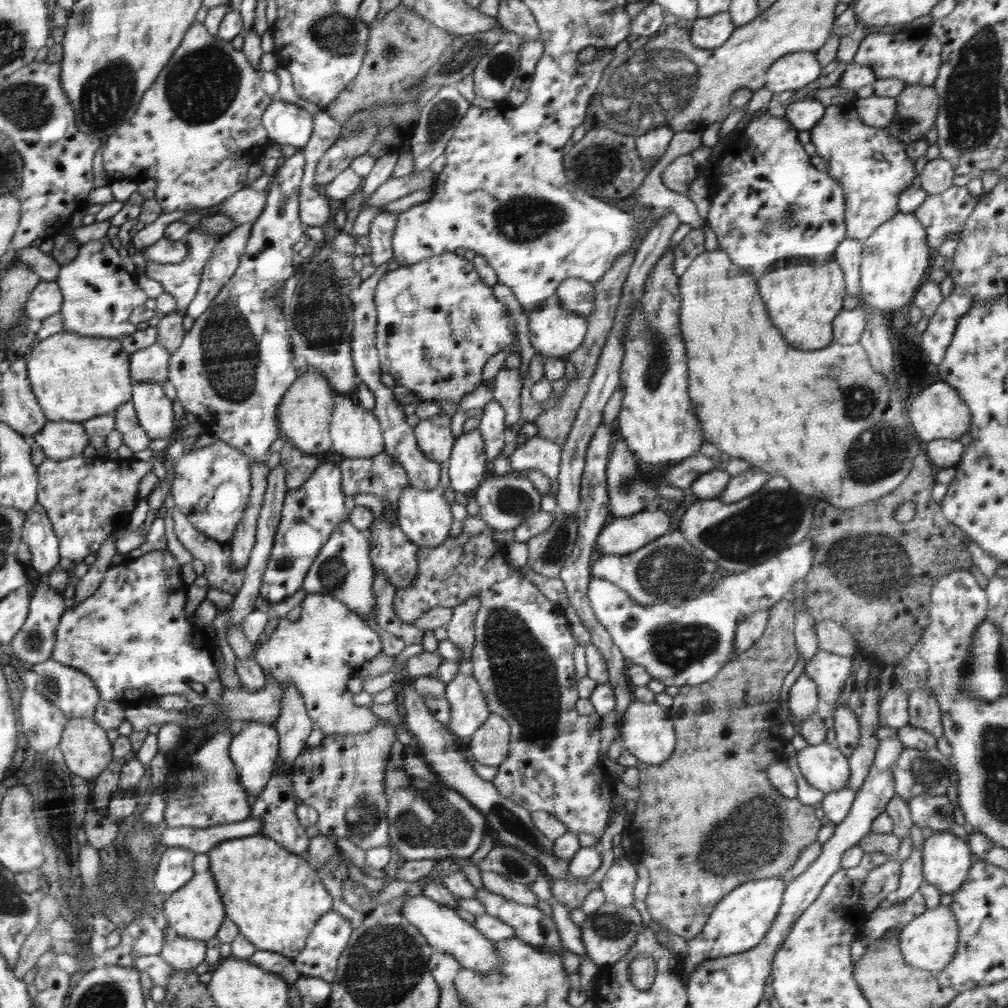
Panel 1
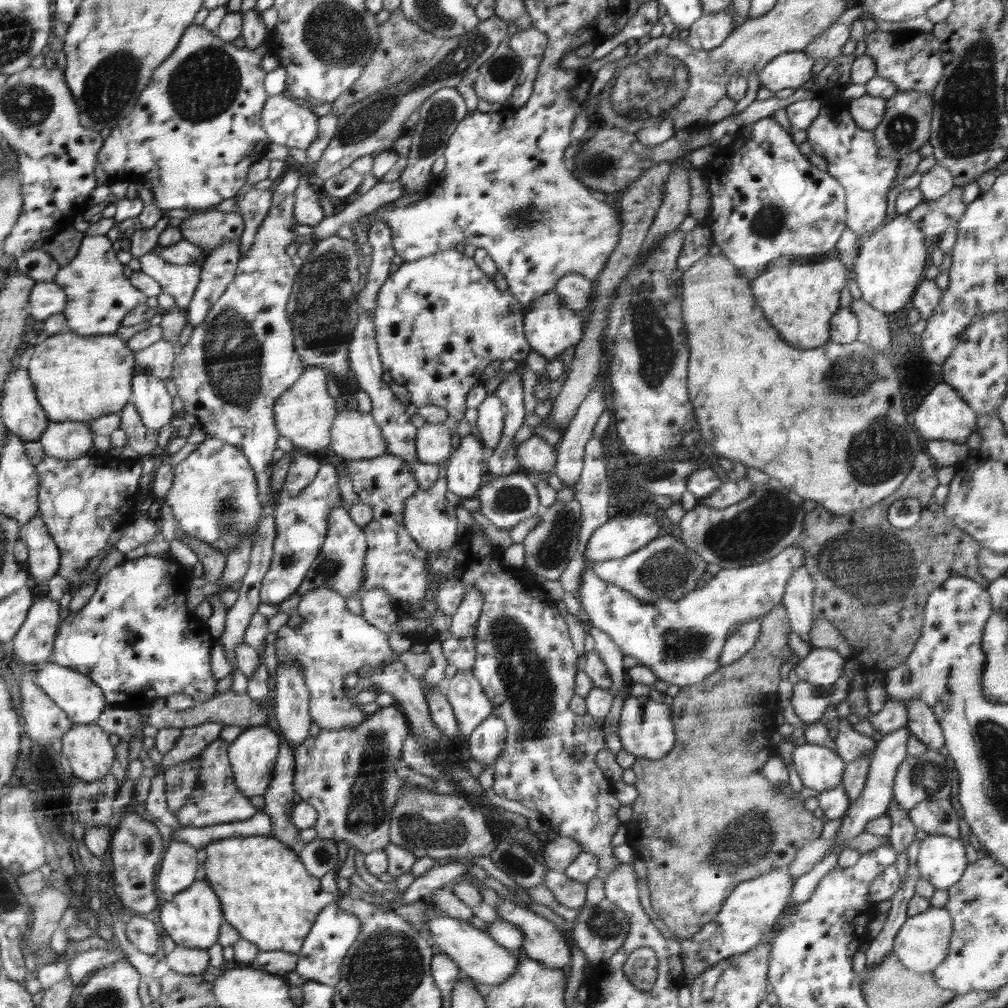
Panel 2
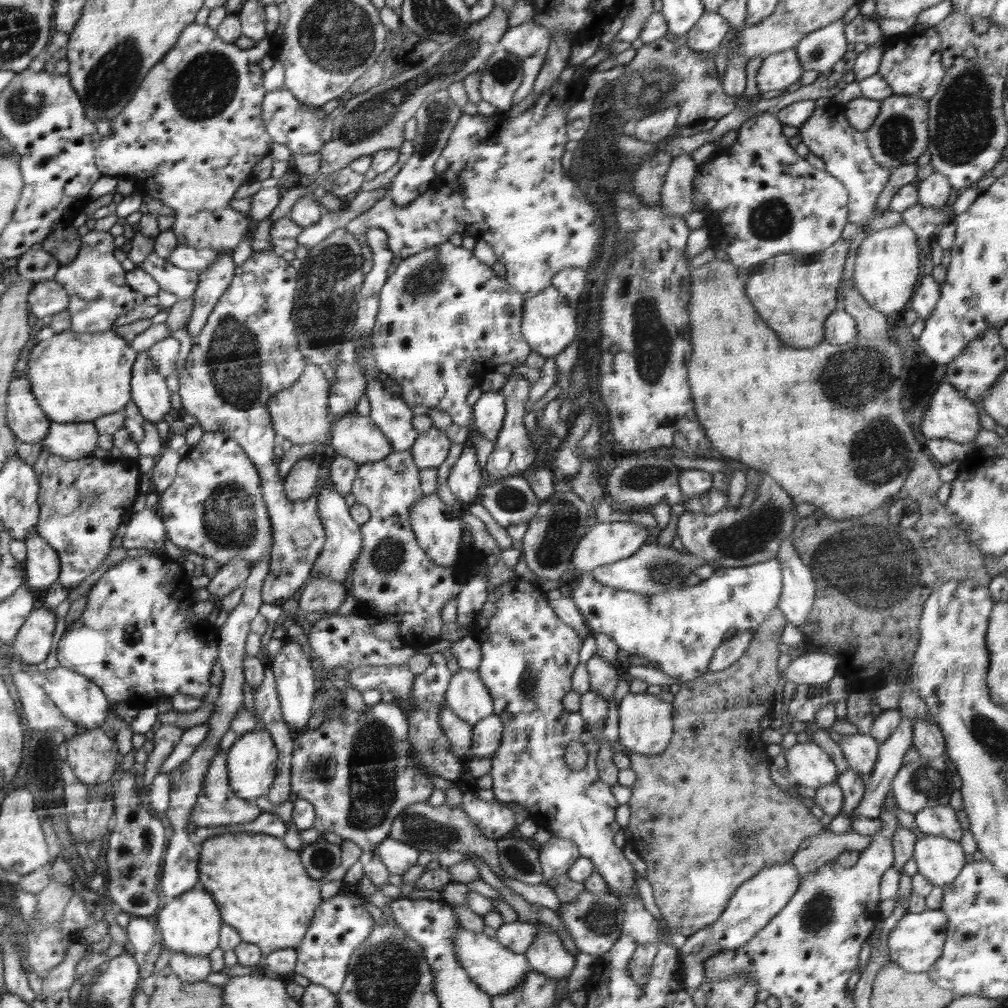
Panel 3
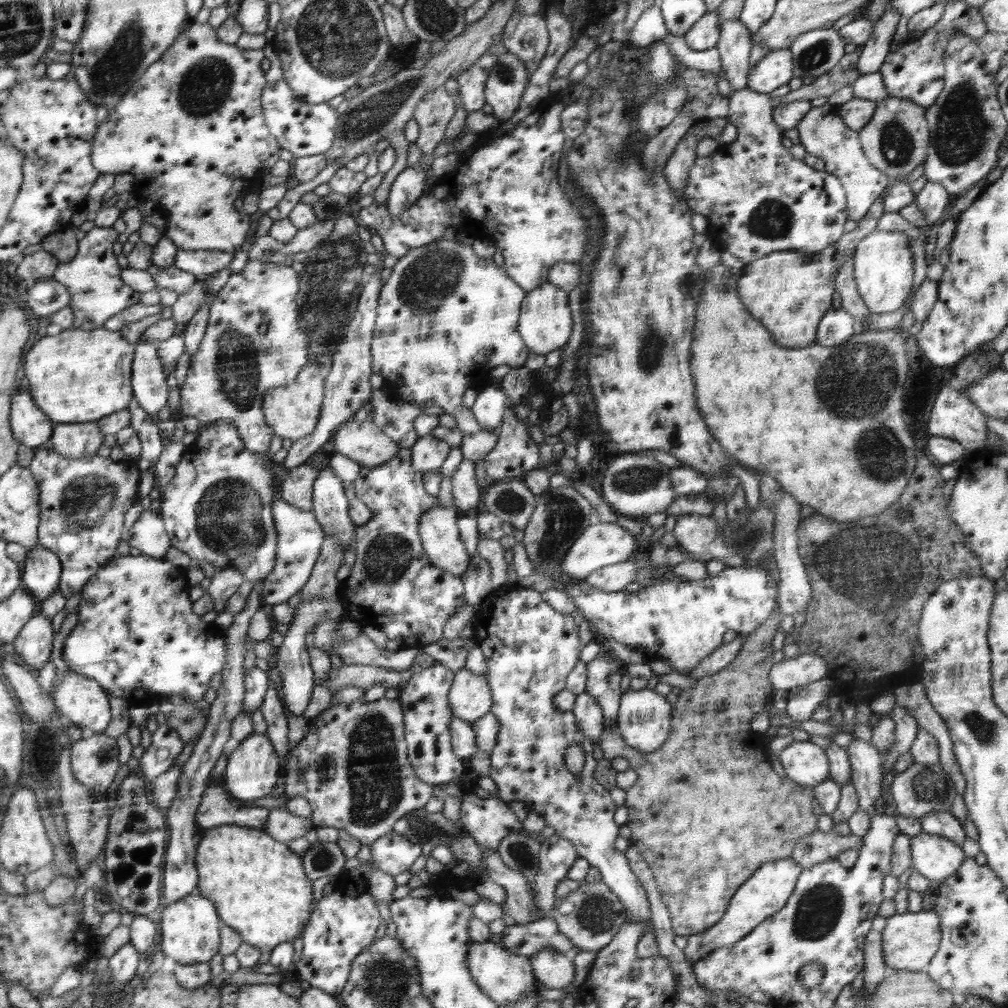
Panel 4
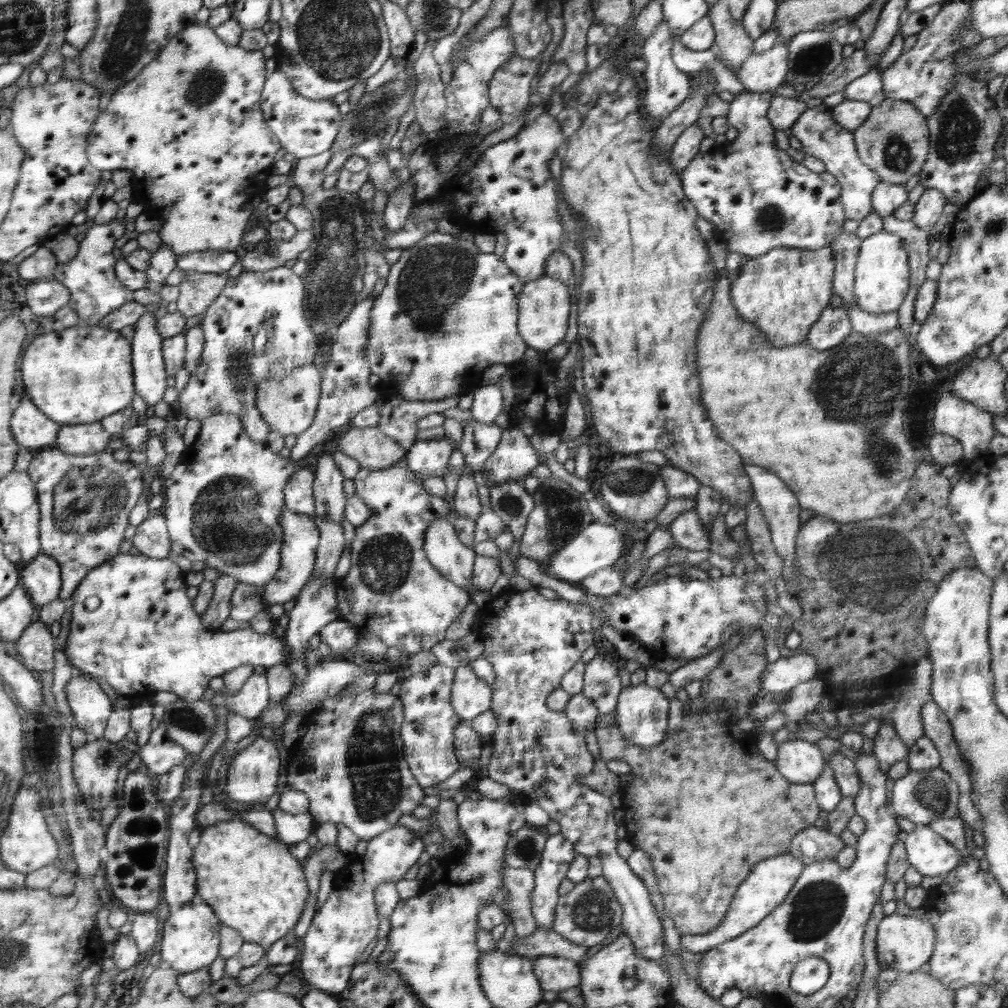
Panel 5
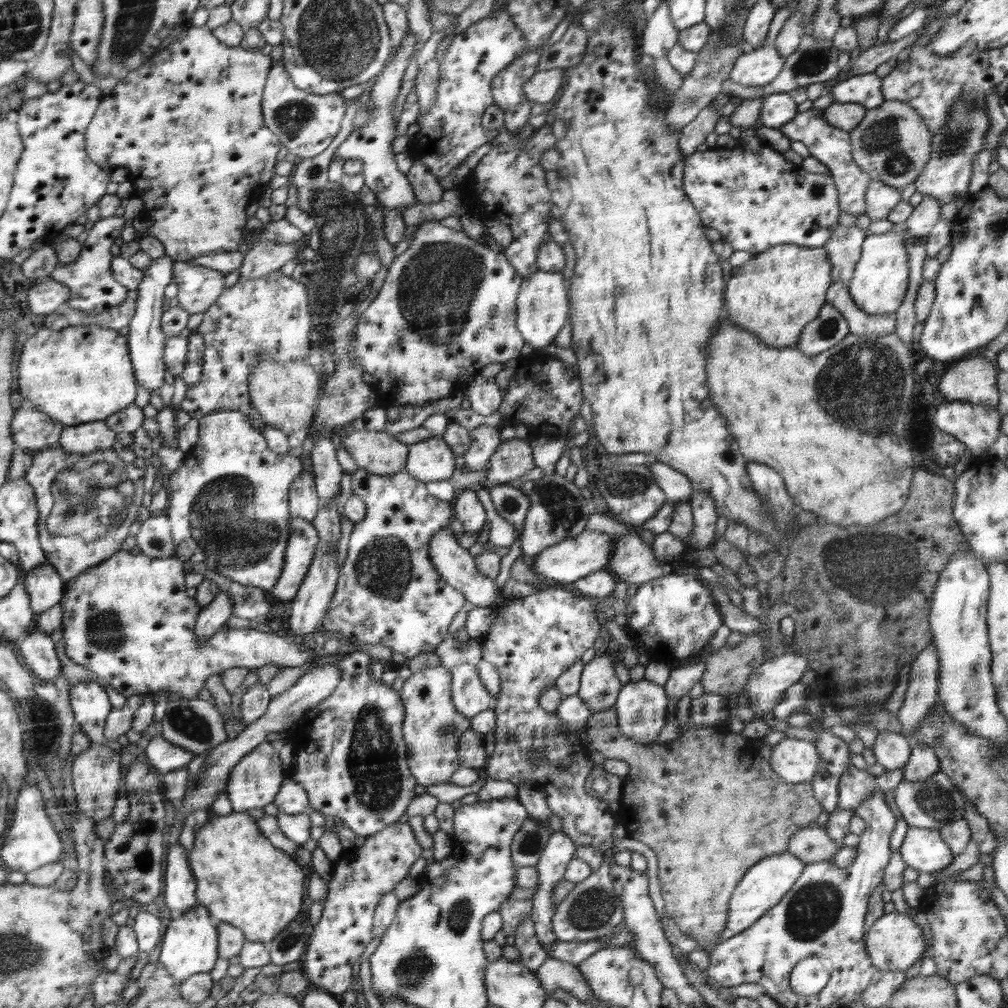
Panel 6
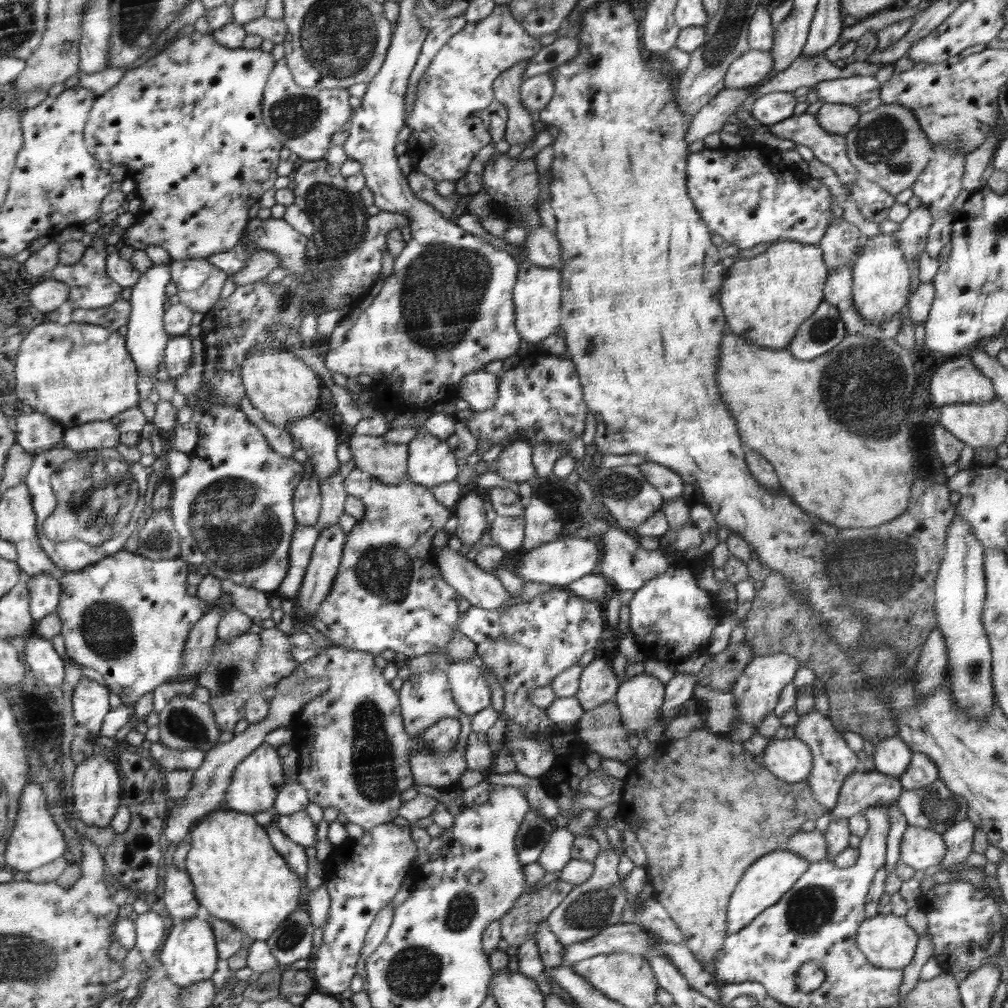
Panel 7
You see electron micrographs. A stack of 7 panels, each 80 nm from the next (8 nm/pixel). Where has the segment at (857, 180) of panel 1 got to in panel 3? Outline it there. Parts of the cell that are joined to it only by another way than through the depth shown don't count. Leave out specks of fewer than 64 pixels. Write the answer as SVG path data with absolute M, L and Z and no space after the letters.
M832 100L822 107L816 107L811 117L799 128L801 142L808 146L811 159L820 157L825 162L825 171L840 180L846 188L848 223L872 231L898 226L904 222L900 215L877 209L878 198L889 181L891 170L874 162L865 134L850 126L845 115L846 107Z

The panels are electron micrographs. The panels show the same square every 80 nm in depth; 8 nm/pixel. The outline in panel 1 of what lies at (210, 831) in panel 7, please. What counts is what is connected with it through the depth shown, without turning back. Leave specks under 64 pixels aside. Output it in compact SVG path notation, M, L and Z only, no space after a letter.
M256 834L230 839L214 846L207 852L210 872L219 884L223 903L226 904L227 919L239 928L239 935L254 944L259 950L268 950L293 960L304 950L304 944L318 922L334 908L334 896L326 892L318 872L302 856L289 851L275 839Z

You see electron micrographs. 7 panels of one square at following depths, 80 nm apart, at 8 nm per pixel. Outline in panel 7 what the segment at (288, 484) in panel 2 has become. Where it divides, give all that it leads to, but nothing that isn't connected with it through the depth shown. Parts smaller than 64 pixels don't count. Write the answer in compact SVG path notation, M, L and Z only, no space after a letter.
M316 479L300 481L294 496L294 513L298 524L317 526L321 512L322 490L320 482Z

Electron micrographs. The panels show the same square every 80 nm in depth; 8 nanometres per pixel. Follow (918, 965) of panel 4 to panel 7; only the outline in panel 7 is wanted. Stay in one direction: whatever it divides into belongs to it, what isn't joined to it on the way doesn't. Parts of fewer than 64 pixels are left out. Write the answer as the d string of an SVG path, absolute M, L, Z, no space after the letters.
M894 914L874 916L860 923L858 934L856 934L856 945L858 950L866 956L868 962L875 967L887 972L894 969L903 969L912 962L912 957L916 954L916 948L920 937L911 928L902 916Z

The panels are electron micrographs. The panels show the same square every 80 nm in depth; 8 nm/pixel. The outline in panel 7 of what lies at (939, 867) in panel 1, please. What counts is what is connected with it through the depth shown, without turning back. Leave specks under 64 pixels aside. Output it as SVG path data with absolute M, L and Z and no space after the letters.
M908 825L899 844L899 862L916 871L930 872L940 865L946 851L946 843L941 834Z

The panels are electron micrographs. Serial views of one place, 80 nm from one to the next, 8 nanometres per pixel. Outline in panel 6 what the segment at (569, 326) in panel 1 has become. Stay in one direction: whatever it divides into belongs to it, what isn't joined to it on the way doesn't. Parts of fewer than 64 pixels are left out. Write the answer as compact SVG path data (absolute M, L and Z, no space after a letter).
M538 269L523 277L519 293L520 298L515 303L520 306L520 330L528 351L544 348L558 336L568 318L570 299L567 297L567 290L564 290L562 273Z

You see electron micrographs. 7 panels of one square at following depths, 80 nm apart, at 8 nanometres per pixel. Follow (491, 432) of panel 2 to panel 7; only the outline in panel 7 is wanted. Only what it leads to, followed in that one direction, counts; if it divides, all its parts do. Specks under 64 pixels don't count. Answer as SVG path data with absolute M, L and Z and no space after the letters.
M483 368L467 374L462 381L458 399L465 400L476 412L486 412L494 408L499 400L499 379Z

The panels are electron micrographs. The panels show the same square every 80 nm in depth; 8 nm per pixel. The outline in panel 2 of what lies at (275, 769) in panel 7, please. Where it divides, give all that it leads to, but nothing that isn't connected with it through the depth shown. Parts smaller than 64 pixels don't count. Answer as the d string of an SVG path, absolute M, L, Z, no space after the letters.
M266 725L242 730L239 736L229 744L227 754L234 768L235 785L239 787L246 798L260 796L266 792L273 779L273 768L279 745L278 732Z

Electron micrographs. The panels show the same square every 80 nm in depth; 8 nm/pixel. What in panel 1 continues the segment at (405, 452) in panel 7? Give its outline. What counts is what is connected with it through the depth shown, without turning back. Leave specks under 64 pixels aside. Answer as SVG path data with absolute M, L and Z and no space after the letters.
M336 396L330 436L336 452L346 459L369 458L386 450L382 426L372 411L366 411L351 399Z

